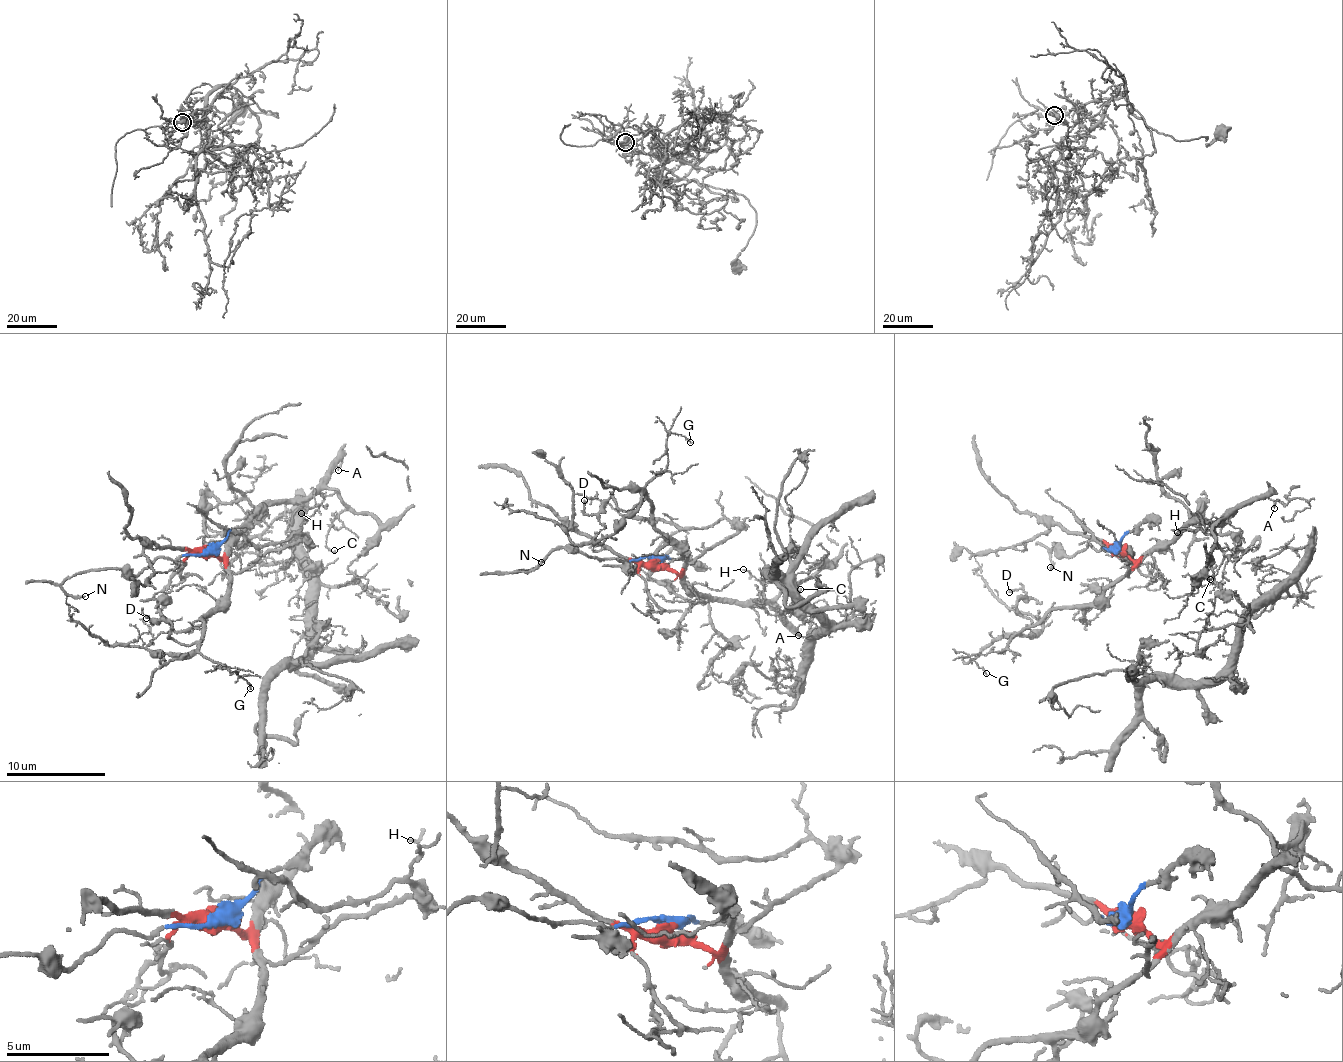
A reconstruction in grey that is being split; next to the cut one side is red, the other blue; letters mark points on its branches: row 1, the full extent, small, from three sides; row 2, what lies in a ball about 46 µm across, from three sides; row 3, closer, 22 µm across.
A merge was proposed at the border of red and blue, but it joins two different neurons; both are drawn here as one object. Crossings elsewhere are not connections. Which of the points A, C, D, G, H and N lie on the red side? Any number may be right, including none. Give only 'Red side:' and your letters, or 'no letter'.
Red side: A, C, D, G, H

